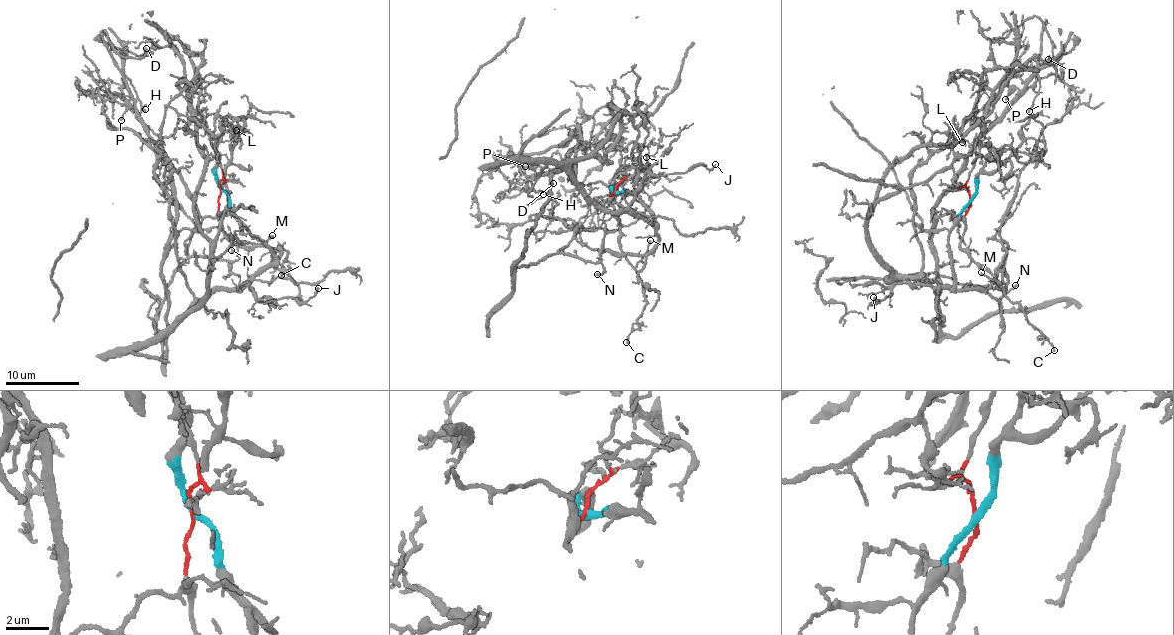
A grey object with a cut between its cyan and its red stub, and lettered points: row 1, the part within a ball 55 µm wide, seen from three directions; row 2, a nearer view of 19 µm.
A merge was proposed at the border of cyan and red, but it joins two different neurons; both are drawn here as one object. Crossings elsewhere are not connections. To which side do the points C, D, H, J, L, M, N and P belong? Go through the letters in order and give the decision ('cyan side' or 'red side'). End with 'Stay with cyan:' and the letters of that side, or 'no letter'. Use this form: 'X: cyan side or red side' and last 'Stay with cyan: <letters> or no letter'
C: red side
D: red side
H: red side
J: cyan side
L: cyan side
M: red side
N: red side
P: red side
Stay with cyan: J, L

